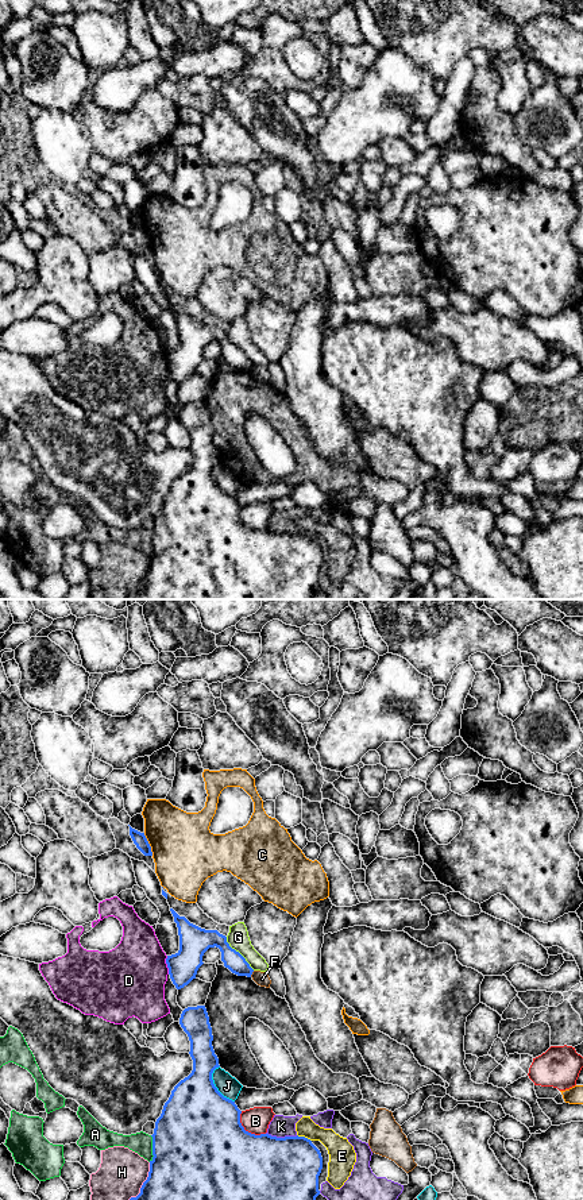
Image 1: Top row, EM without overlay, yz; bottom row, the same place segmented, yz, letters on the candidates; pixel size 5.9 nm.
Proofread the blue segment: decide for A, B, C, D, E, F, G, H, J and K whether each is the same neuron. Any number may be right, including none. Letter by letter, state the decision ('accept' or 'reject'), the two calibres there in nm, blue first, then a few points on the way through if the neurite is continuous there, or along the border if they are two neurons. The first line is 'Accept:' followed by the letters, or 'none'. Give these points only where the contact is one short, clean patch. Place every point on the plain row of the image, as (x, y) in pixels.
Accept: none
A: reject; 500 nm thick on the blue side, 130 nm on the other
B: reject; 500 nm thick on the blue side, 160 nm on the other
C: reject; 80 nm thick on the blue side, 380 nm on the other
D: reject; 180 nm thick on the blue side, 420 nm on the other
E: reject; 420 nm thick on the blue side, 160 nm on the other
F: reject; 120 nm thick on the blue side, 90 nm on the other; border along yz (254, 366), (250, 371)
G: reject; 140 nm thick on the blue side, 130 nm on the other; border along yz (226, 332), (226, 336), (254, 365)
H: reject; 500 nm thick on the blue side, 280 nm on the other
J: reject; 460 nm thick on the blue side, 120 nm on the other
K: reject; 500 nm thick on the blue side, 130 nm on the other

